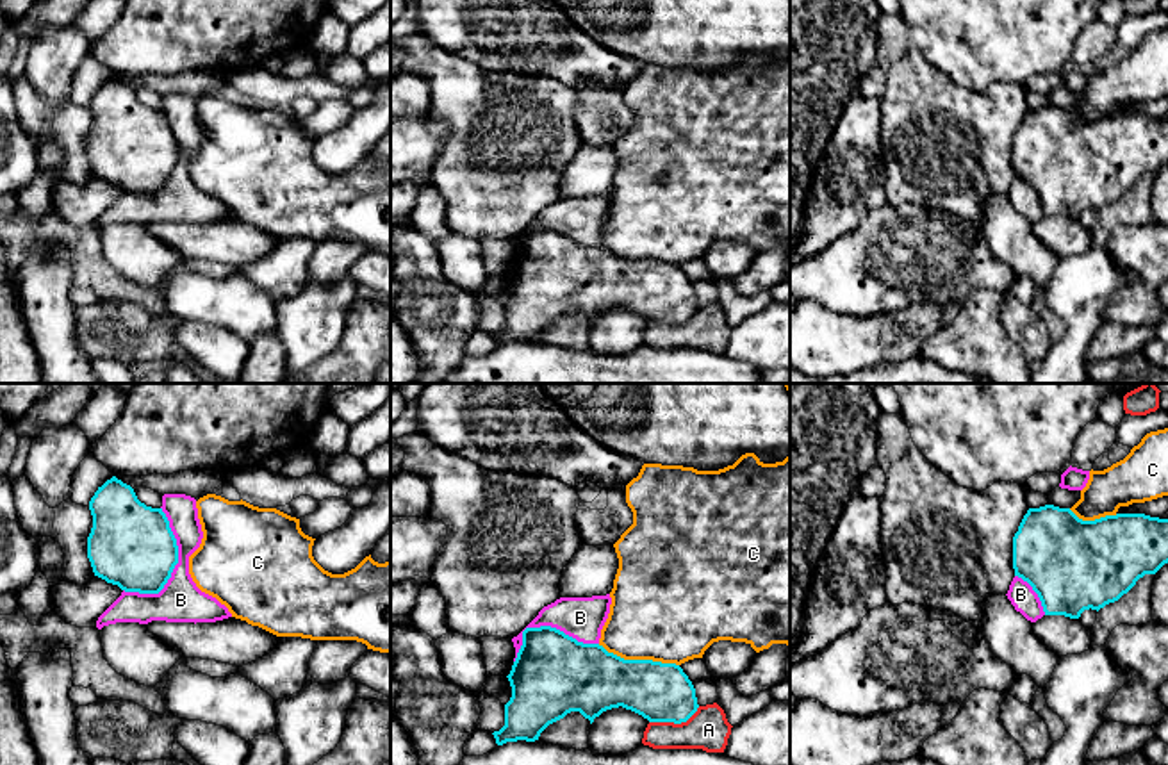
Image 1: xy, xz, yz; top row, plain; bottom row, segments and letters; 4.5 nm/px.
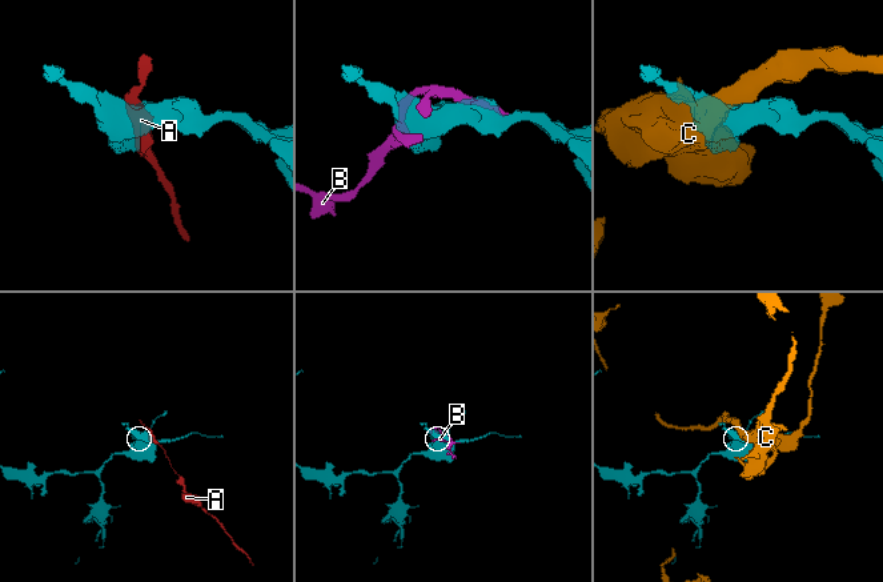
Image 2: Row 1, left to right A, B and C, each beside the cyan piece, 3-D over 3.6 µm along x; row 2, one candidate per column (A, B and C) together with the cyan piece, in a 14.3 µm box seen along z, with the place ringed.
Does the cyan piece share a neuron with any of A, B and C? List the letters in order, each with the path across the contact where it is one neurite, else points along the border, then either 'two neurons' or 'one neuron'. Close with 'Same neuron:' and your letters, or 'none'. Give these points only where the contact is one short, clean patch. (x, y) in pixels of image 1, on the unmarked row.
A: two neurons
B: two neurons
C: two neurons
Same neuron: none

